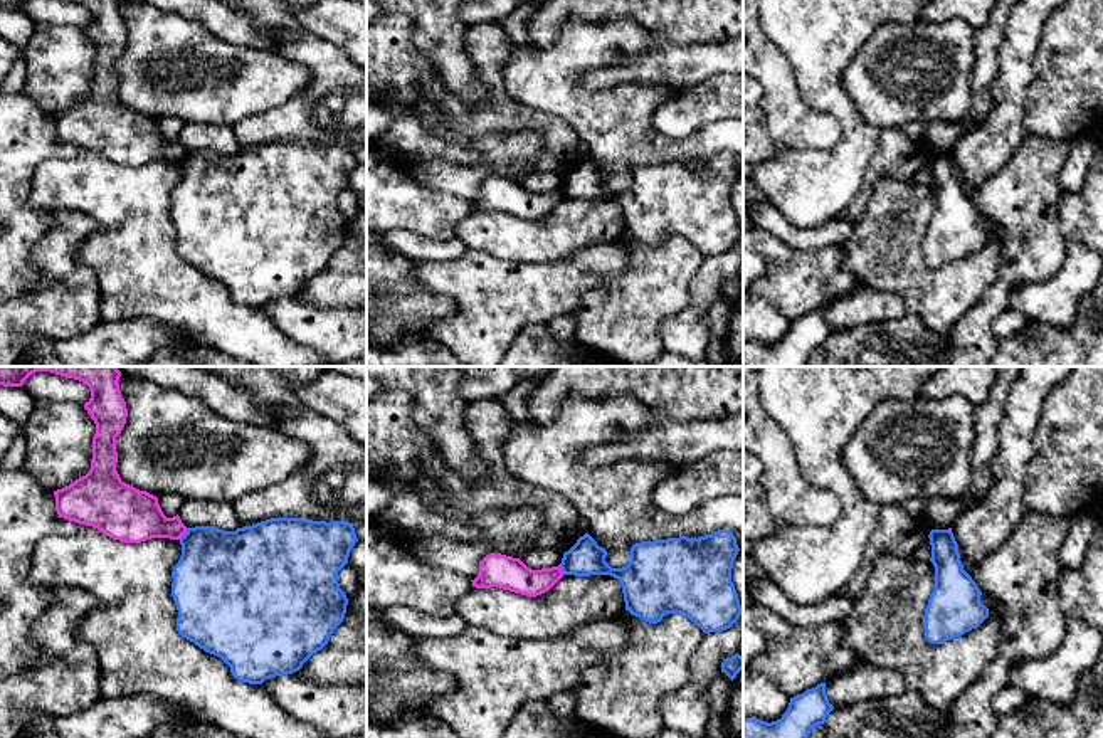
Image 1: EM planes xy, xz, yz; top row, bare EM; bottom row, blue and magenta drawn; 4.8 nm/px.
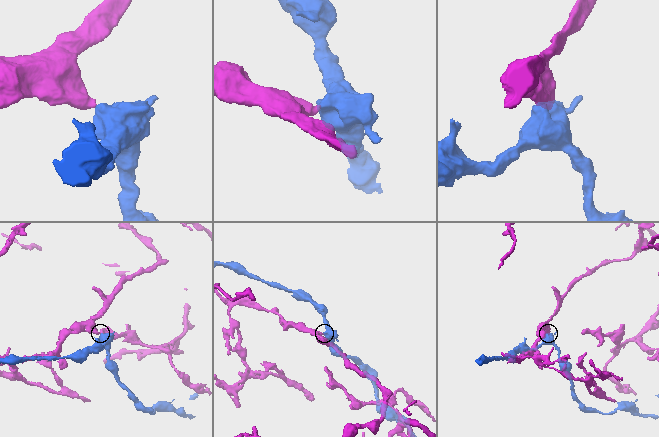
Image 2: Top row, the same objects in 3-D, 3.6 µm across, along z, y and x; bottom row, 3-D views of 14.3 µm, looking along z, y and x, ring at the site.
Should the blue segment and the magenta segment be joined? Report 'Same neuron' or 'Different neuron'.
Different neuron

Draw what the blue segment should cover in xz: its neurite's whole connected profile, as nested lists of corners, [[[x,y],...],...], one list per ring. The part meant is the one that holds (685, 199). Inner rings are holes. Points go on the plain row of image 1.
[[[728,153],[699,161],[636,166],[631,185],[612,192],[605,171],[585,156],[563,177],[563,198],[610,198],[622,208],[625,234],[657,247],[666,237],[683,237],[705,257],[730,252],[741,239],[731,205],[740,171]]]

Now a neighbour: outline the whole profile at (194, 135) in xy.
[[[185,121],[178,140],[187,151],[215,150],[224,155],[235,155],[239,151],[234,129],[229,124]]]

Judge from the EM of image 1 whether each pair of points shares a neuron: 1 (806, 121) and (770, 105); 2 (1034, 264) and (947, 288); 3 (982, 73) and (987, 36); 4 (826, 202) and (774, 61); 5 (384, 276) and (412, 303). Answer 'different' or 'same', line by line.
1: same
2: different
3: same
4: different
5: same

